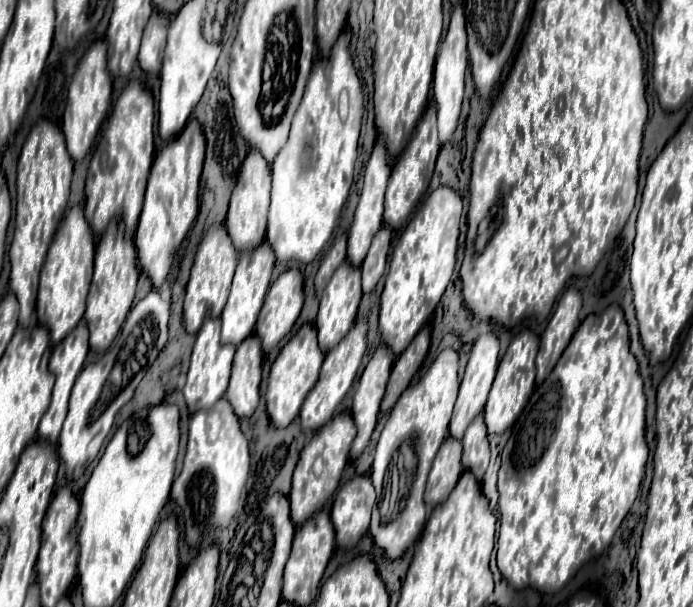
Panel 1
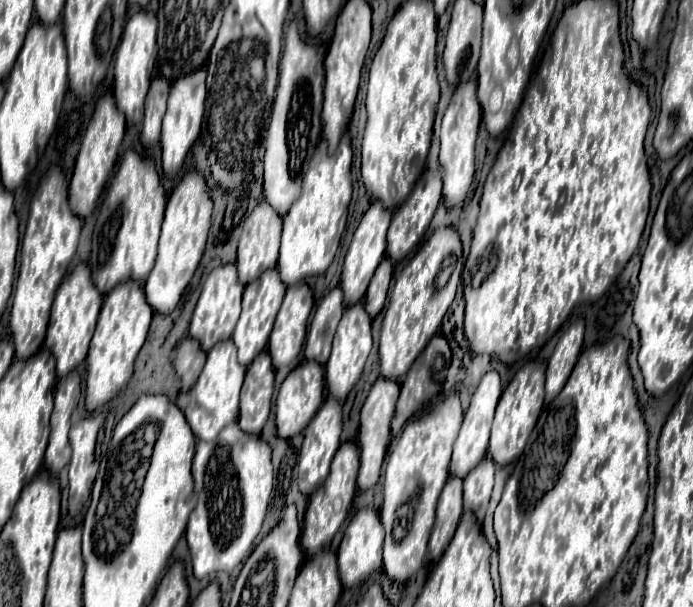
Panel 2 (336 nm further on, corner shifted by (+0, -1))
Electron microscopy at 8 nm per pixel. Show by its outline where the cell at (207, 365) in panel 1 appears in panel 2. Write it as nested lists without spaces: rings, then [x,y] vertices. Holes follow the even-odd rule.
[[[221,341],[207,353],[207,363],[193,387],[189,405],[185,407],[187,421],[195,431],[195,437],[201,441],[211,441],[219,435],[219,431],[239,417],[239,393],[245,377],[245,367],[237,361],[237,347],[233,341]]]

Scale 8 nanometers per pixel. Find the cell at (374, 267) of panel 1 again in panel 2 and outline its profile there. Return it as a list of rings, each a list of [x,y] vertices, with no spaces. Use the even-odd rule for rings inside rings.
[[[383,259],[371,279],[371,285],[367,289],[365,295],[365,309],[369,313],[371,319],[377,317],[377,313],[383,309],[385,299],[387,299],[387,291],[389,291],[389,283],[391,283],[391,275],[393,275],[393,265],[389,259]]]

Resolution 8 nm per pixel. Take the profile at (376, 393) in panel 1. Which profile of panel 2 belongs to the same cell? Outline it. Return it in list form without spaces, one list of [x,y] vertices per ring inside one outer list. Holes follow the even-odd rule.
[[[379,377],[375,381],[375,385],[371,387],[365,405],[361,409],[361,427],[359,427],[359,435],[357,435],[357,443],[359,443],[359,451],[361,451],[361,469],[359,469],[359,489],[367,491],[371,487],[377,485],[379,481],[379,473],[381,473],[381,465],[387,453],[387,445],[391,441],[391,417],[395,413],[395,403],[399,397],[399,383]]]

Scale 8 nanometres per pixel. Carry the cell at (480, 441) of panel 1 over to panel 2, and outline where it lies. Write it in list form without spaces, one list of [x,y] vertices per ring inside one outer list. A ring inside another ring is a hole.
[[[487,455],[467,479],[463,479],[463,503],[465,511],[473,511],[477,517],[477,523],[483,523],[489,499],[491,499],[491,489],[493,489],[493,473],[495,473],[495,463]]]

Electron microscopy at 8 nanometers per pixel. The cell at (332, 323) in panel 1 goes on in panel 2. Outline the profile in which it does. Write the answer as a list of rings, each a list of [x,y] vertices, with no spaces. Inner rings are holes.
[[[357,303],[355,307],[347,307],[345,313],[343,313],[343,319],[339,323],[339,331],[335,333],[335,343],[333,343],[331,357],[329,357],[329,361],[325,365],[325,385],[327,385],[329,397],[333,397],[337,401],[347,399],[351,389],[361,379],[361,373],[363,373],[365,361],[367,361],[367,357],[371,353],[371,347],[373,347],[371,317],[367,315],[363,303]]]

